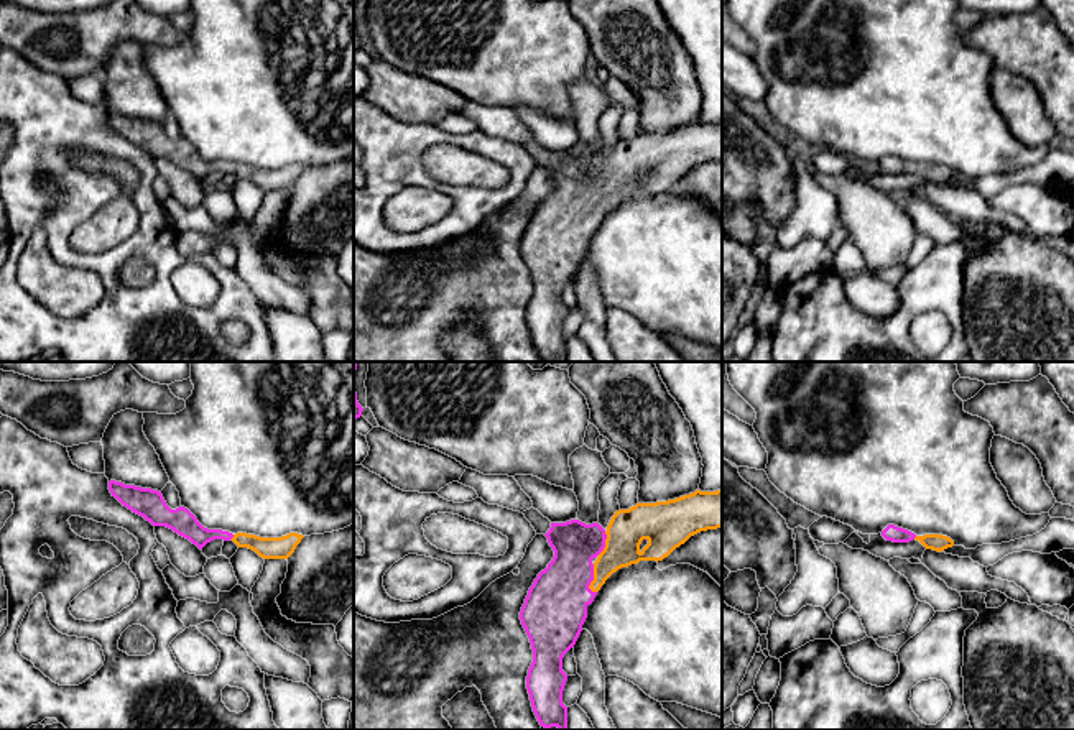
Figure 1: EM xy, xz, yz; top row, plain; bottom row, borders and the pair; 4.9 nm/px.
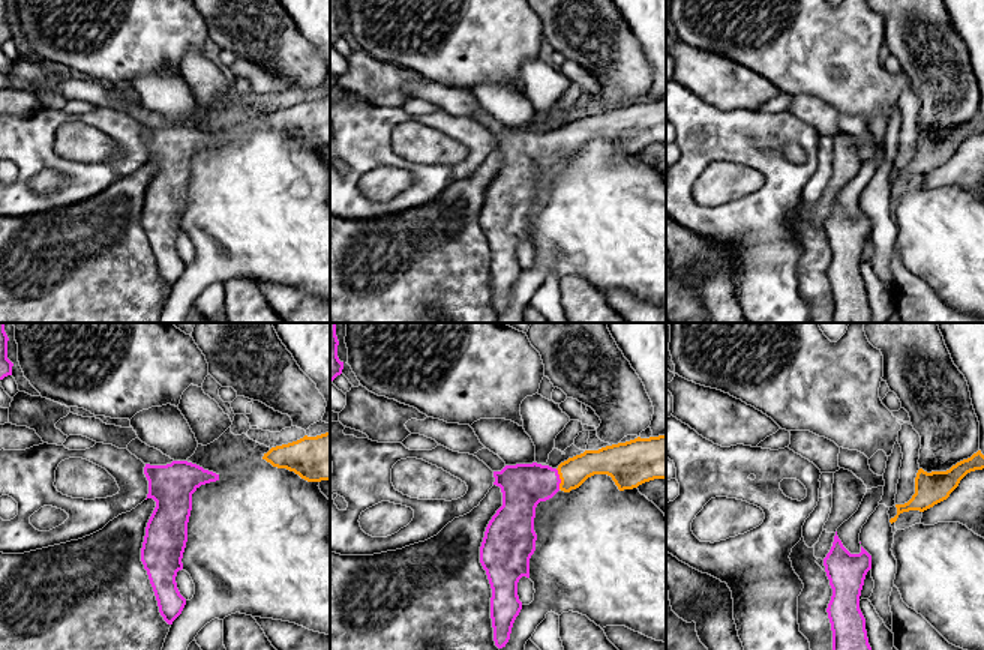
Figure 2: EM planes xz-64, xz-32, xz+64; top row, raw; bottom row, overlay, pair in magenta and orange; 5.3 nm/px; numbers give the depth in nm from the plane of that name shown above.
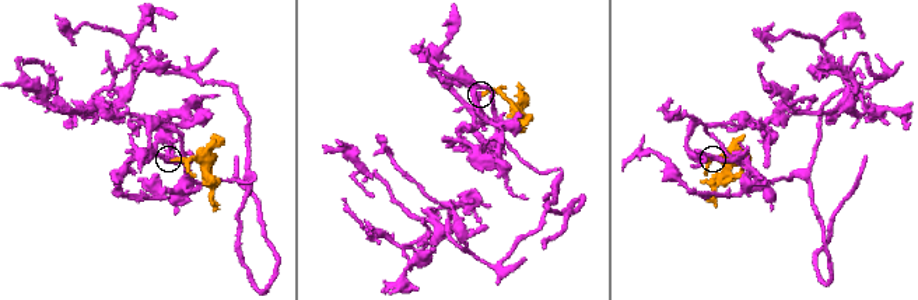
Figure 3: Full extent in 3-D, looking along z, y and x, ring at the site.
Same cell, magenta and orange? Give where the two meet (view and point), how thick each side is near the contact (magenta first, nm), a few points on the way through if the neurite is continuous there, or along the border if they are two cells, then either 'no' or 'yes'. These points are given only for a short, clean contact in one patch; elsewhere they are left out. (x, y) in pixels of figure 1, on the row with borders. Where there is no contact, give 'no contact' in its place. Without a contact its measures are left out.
contact xz (592, 579); calibres 300 and 180 nm; way xz (555, 609), (584, 579), (592, 579), (622, 546); yes

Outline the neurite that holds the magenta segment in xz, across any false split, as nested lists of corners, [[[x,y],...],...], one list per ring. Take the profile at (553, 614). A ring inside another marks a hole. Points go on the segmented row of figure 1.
[[[722,490],[618,510],[604,529],[579,520],[551,523],[553,561],[538,574],[520,612],[533,663],[526,676],[541,727],[567,730],[564,654],[574,648],[587,607],[605,580],[640,561],[663,561],[691,536],[722,528]]]

